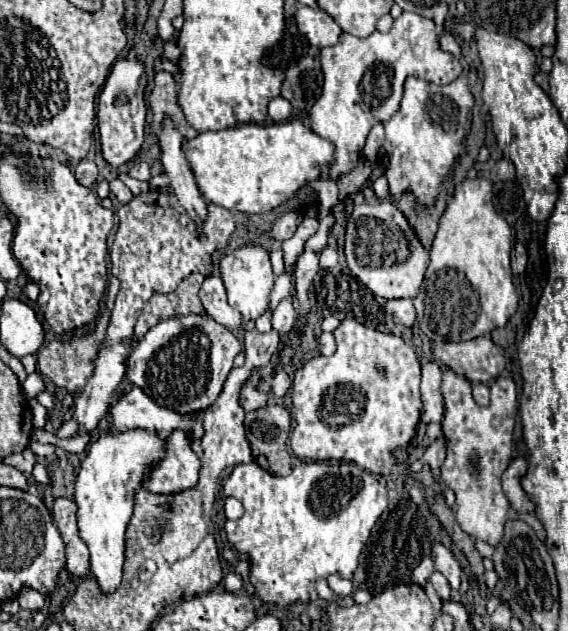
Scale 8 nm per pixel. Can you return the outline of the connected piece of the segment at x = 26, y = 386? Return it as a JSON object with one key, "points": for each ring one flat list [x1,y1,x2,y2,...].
{"points":[[31,373,25,383,23,383,23,391,27,397,37,397,41,391,45,391,45,385,43,385,43,379,39,373]]}

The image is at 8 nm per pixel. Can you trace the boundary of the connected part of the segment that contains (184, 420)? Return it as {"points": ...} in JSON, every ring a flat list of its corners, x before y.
{"points":[[133,387,109,407,109,429,117,433,147,429,161,433,161,437,165,437,173,429,185,429,189,433,193,431,195,439,203,437,203,425,199,415,181,417,171,409,159,407,139,387]]}

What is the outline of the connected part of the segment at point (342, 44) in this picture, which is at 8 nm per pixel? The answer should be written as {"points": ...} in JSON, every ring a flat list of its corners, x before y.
{"points":[[403,11,403,15,395,19,389,33,375,31,367,39,343,33,337,45,321,49,319,61,325,81,321,97,309,109,309,127,335,147,329,169,321,173,321,179,331,181,353,171,361,161,369,127,379,121,385,123,399,109,403,81,409,75,437,85,447,85,461,75,459,59,439,49,439,31,435,23,409,11]]}

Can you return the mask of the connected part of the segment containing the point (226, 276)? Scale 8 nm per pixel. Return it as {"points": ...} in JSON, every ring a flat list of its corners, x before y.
{"points":[[249,245,249,247,235,249,227,257,221,259,219,269,221,269,221,279,225,283,225,289,227,289,229,305,241,313,245,323,255,321,257,317,261,317,269,309,269,293,273,289,275,275,271,271,269,253,263,247]]}

